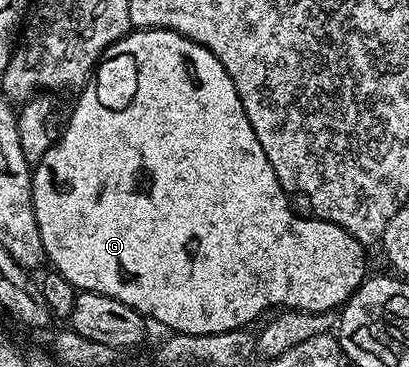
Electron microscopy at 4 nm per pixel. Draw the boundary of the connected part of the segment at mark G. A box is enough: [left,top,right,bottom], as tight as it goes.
[31,28,368,335]

